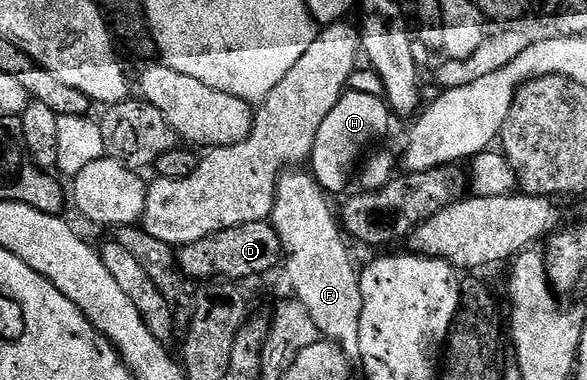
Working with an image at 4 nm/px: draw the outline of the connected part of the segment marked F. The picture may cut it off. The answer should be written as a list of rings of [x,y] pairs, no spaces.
[[[285,171],[276,183],[276,201],[270,223],[282,238],[288,280],[296,291],[293,292],[295,299],[310,310],[310,318],[314,318],[314,326],[318,326],[321,337],[337,344],[349,360],[356,362],[360,358],[358,326],[362,322],[360,272],[352,265],[349,241],[327,199],[329,197],[311,171]]]

